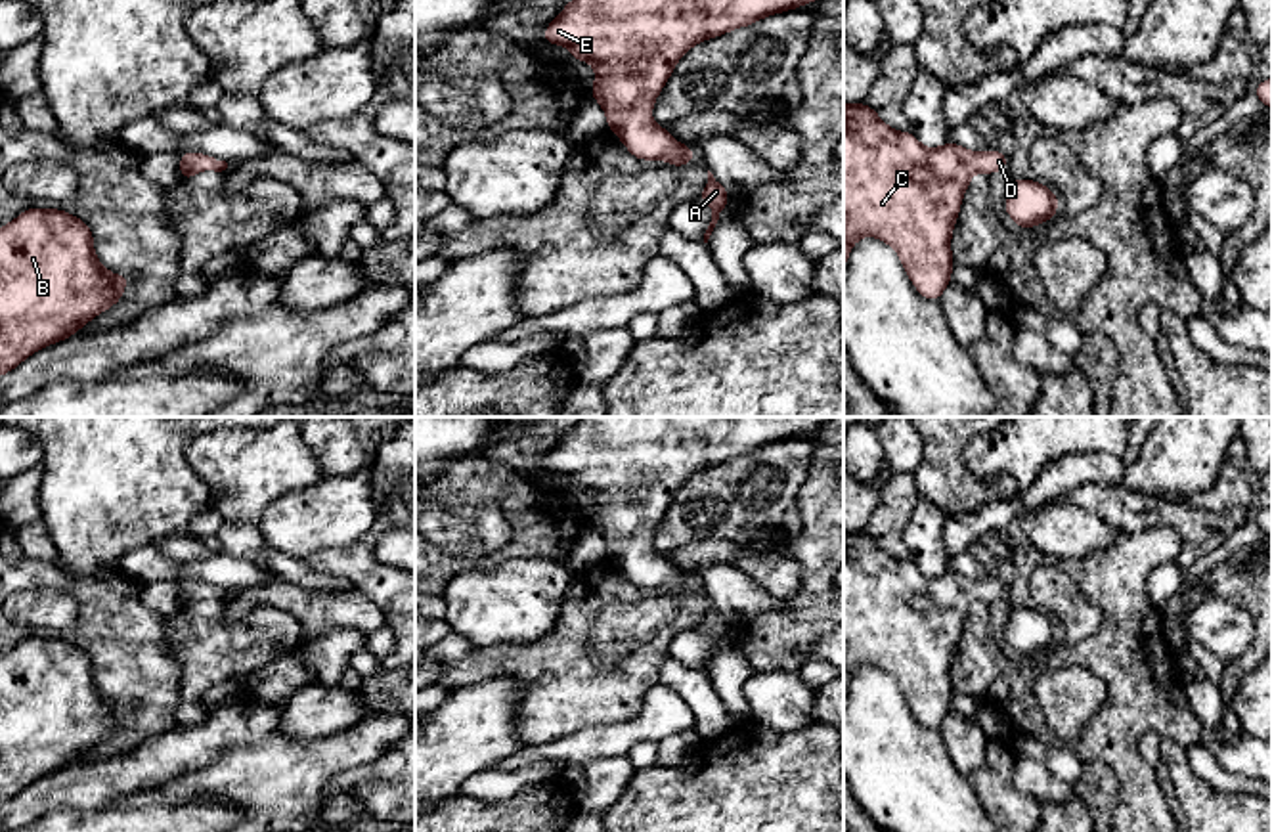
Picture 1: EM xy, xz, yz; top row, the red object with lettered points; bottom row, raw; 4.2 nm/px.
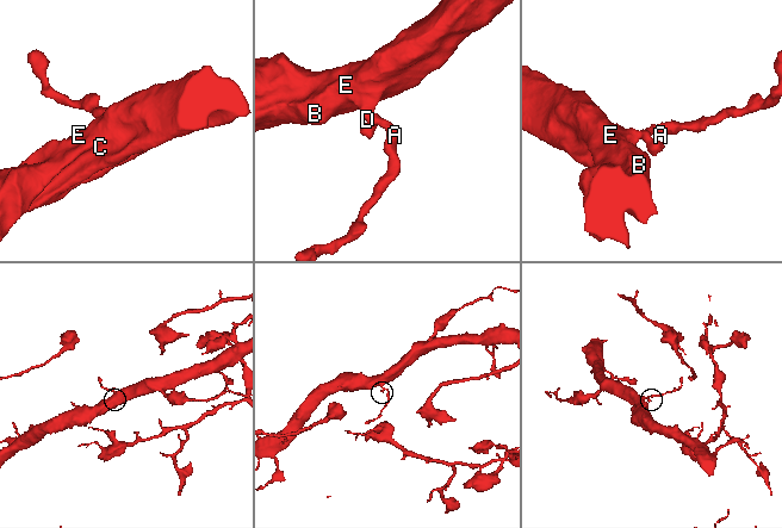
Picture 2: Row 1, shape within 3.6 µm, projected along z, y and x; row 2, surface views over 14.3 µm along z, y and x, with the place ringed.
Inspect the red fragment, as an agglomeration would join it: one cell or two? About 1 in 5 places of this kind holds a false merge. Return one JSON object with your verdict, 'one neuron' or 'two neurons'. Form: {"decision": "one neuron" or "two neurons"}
{"decision": "one neuron"}

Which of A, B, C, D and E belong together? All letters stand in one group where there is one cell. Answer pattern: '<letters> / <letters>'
A B C D E

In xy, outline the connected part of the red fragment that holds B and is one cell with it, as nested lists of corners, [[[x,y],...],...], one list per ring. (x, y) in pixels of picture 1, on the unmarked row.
[[[33,635],[0,656],[0,803],[34,780],[77,763],[124,725],[132,704],[113,704],[94,681],[86,650],[61,637]]]

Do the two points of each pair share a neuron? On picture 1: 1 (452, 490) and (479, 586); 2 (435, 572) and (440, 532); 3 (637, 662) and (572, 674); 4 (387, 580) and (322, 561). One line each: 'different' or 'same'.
1: different
2: different
3: same
4: same

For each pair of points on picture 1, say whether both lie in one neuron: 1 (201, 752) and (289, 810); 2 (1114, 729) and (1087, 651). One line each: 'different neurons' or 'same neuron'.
1: different neurons
2: same neuron

